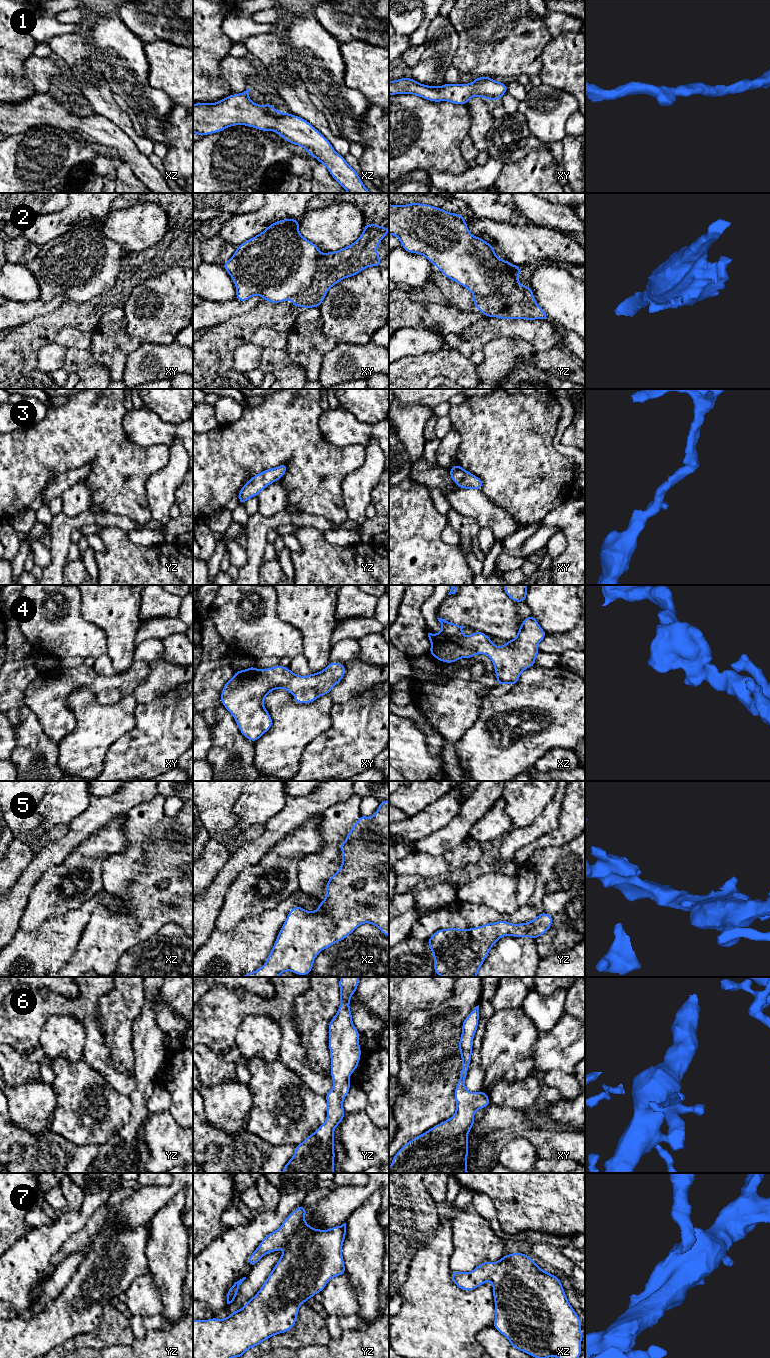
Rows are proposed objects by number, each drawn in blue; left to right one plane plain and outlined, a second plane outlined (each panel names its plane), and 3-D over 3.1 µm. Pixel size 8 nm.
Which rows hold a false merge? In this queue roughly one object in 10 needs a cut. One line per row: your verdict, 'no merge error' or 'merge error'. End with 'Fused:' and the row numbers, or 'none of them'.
1: no merge error
2: no merge error
3: no merge error
4: no merge error
5: no merge error
6: no merge error
7: no merge error
Fused: none of them

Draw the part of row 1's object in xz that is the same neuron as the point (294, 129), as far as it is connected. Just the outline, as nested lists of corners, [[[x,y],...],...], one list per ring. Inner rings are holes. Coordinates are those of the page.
[[[249,91],[231,94],[215,103],[193,104],[193,133],[204,136],[235,125],[275,131],[285,141],[302,146],[311,157],[316,157],[348,193],[371,193],[345,158],[308,121],[278,112],[270,102],[263,106],[252,102]]]

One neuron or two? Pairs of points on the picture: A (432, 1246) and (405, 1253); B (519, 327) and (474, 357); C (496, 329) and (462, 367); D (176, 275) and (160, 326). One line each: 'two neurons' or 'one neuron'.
A: two neurons
B: one neuron
C: two neurons
D: one neuron

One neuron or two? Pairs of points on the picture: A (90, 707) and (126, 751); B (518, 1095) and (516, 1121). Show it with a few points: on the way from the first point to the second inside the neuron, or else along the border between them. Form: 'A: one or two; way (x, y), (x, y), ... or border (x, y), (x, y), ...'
A: two; border (135, 725), (111, 745), (104, 759)
B: two; border (494, 1104), (517, 1109)

